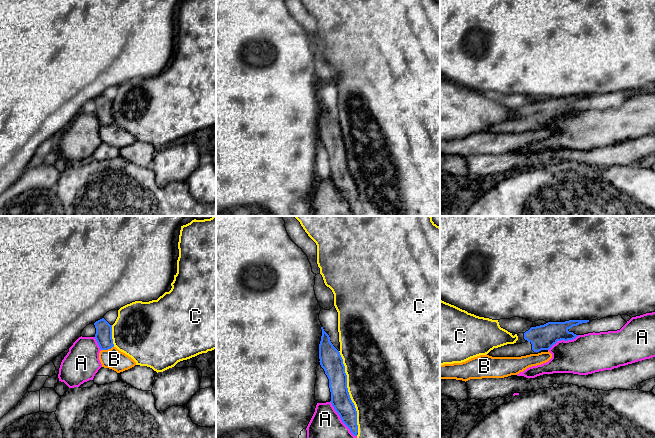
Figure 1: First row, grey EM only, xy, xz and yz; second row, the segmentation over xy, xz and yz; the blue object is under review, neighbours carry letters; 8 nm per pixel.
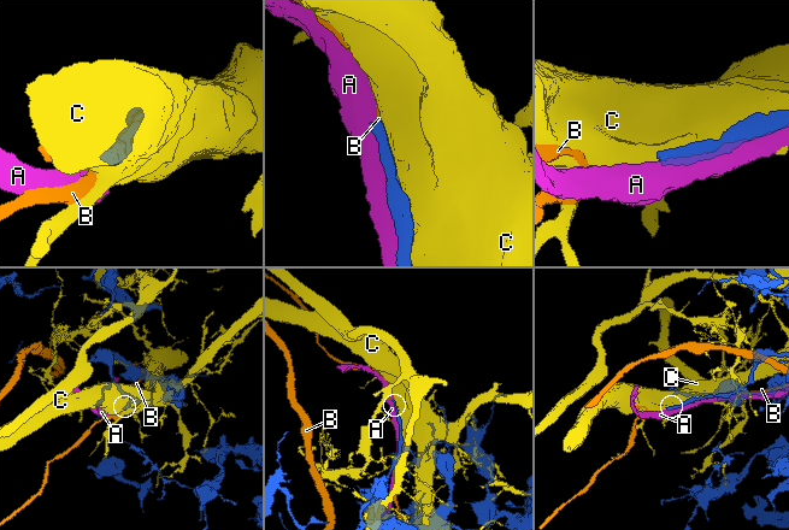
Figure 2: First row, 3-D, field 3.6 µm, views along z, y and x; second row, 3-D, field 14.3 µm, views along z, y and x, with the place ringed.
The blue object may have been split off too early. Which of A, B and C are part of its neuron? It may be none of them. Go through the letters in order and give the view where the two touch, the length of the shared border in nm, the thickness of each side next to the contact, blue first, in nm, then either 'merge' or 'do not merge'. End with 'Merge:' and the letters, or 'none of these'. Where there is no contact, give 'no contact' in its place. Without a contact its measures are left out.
A: xz | 360 nm | 160/360 nm | do not merge
B: xy | 110 nm | 140/160 nm | do not merge
C: xz | 700 nm | 160/500 nm | do not merge
Merge: none of these

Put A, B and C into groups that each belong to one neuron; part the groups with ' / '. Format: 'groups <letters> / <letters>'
groups A / B / C

